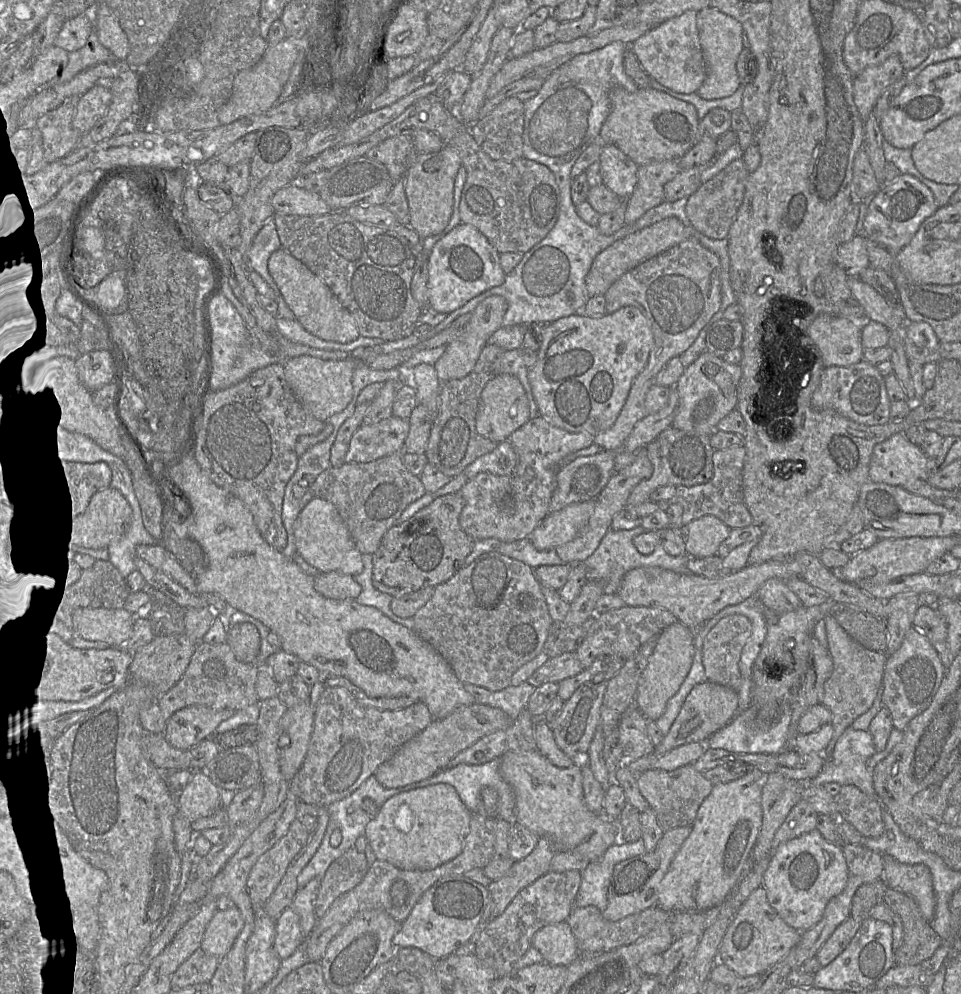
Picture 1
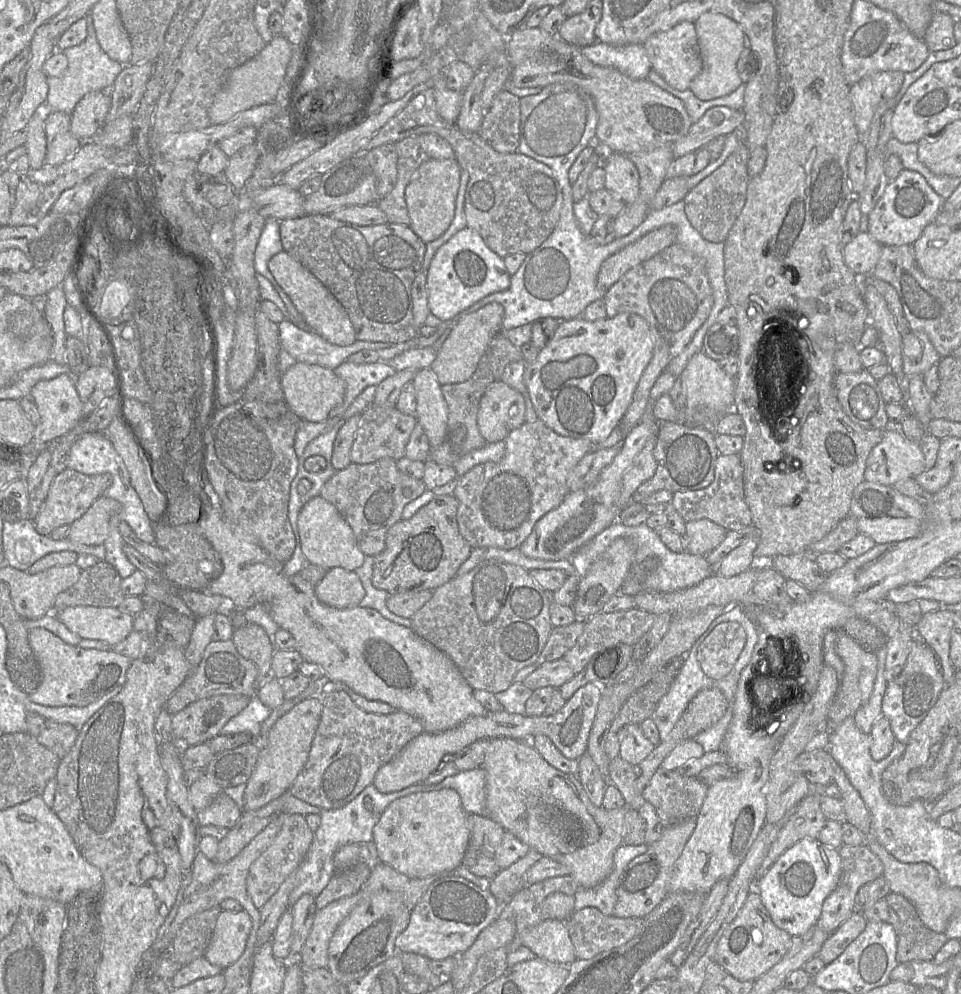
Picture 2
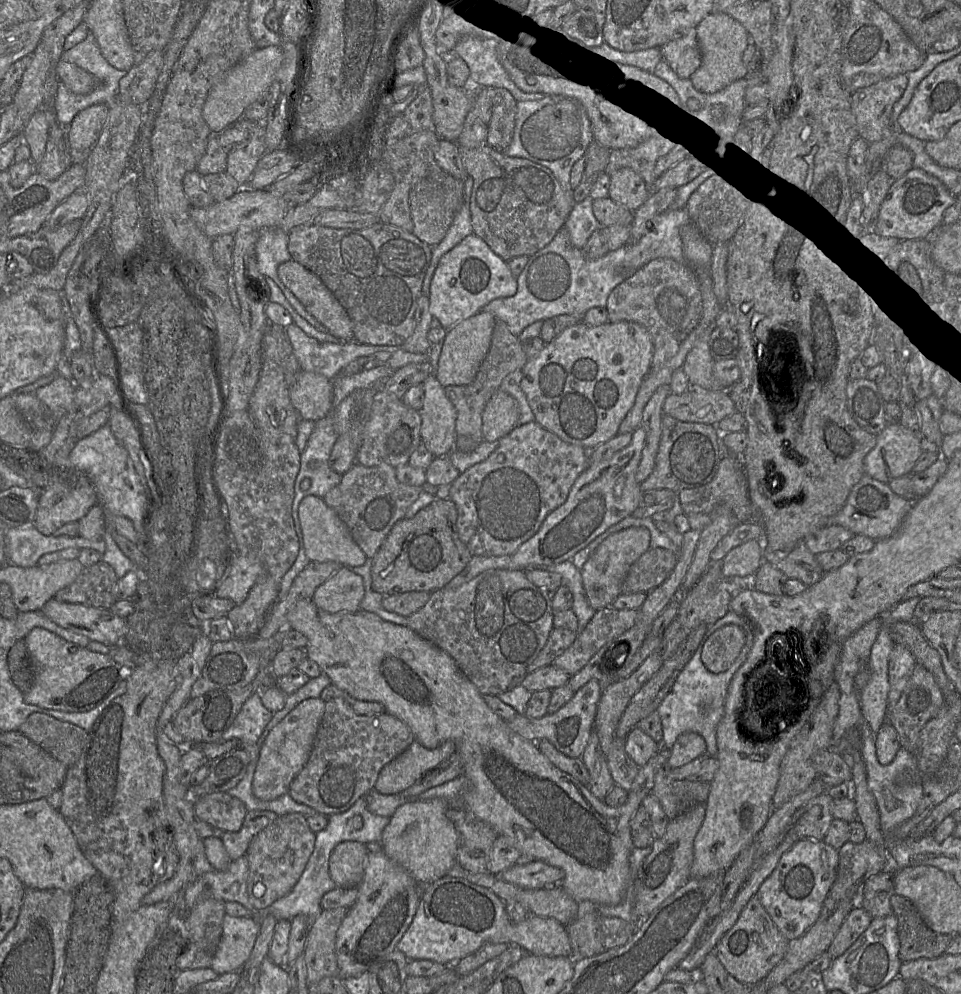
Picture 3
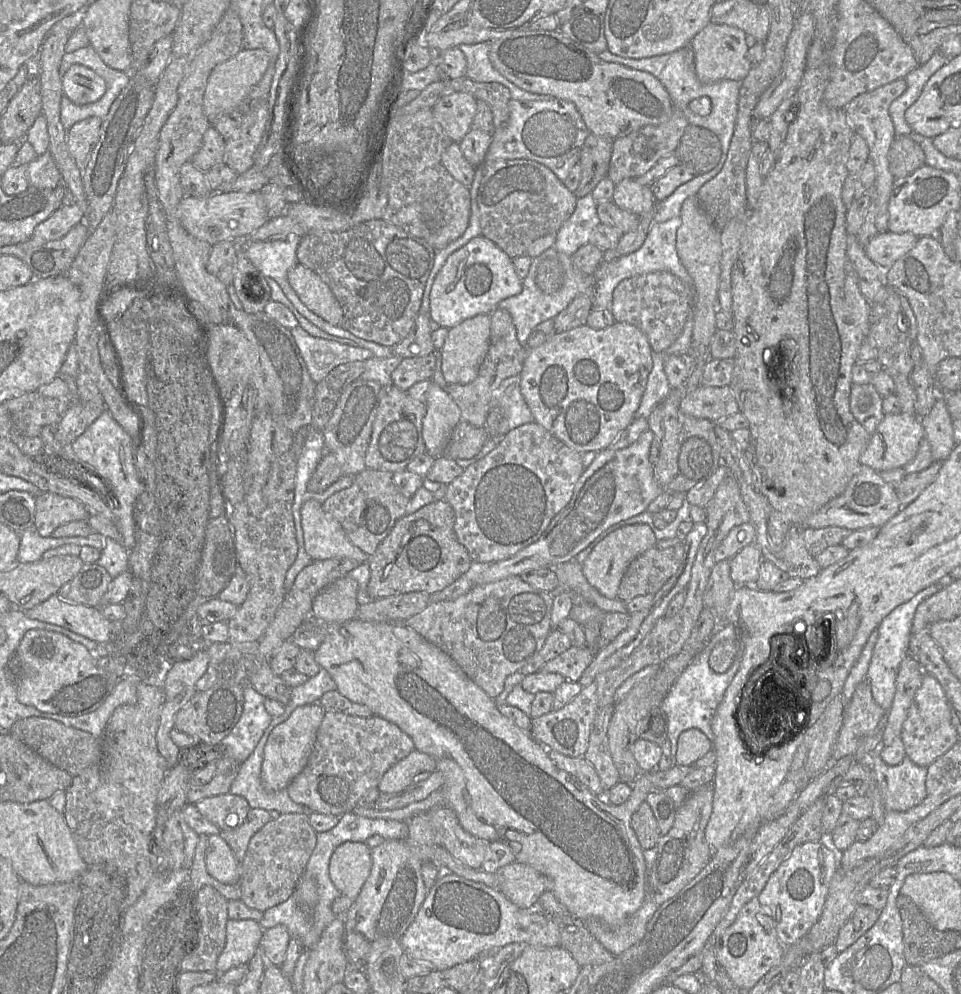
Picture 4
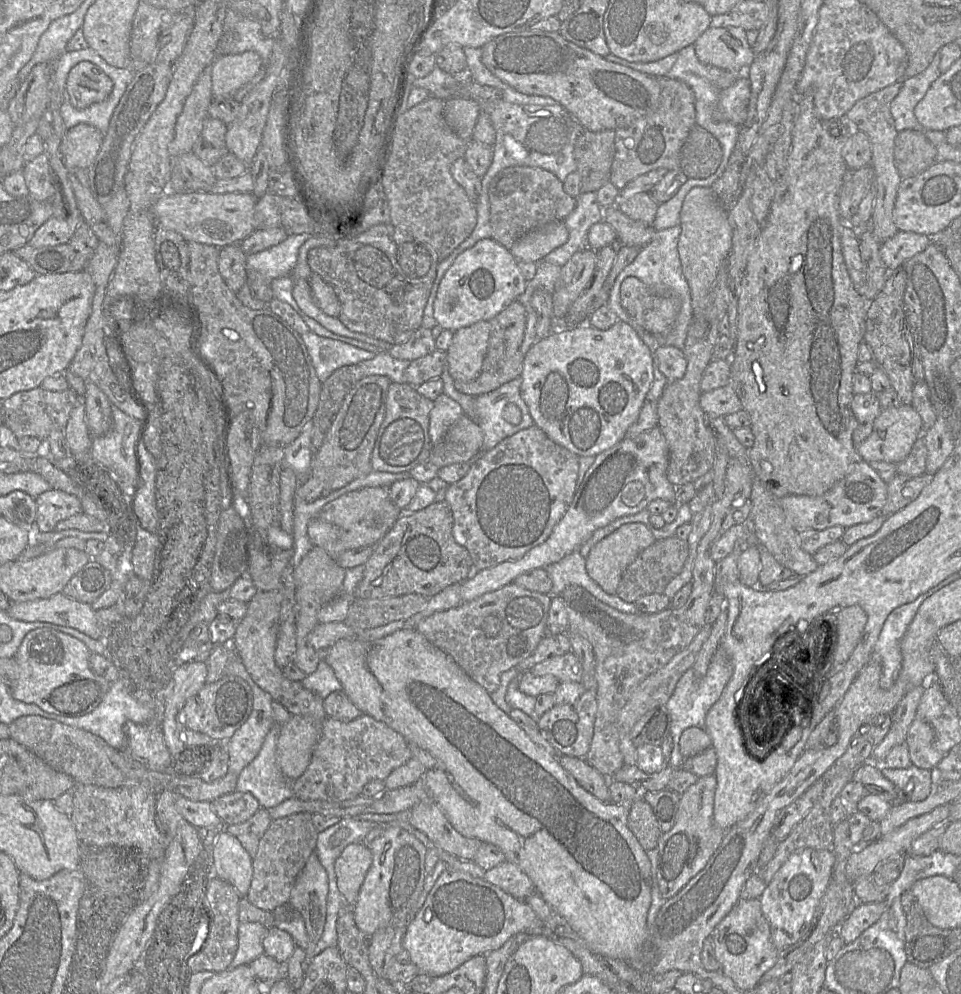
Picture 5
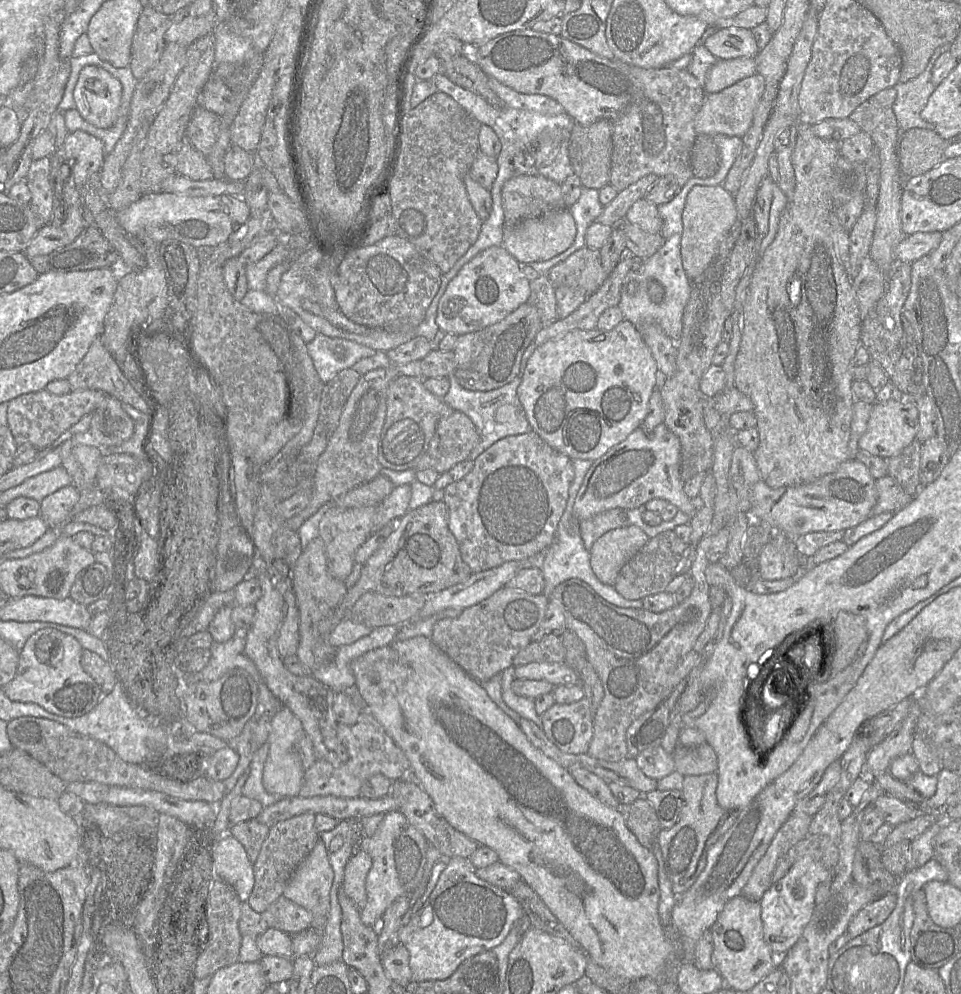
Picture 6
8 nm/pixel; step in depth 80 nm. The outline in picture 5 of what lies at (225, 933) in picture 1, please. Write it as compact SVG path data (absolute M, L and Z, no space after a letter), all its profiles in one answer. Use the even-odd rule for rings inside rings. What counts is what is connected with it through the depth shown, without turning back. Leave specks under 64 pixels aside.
M240 922L238 928L238 949L230 968L250 964L264 954L262 940L267 928L256 922Z

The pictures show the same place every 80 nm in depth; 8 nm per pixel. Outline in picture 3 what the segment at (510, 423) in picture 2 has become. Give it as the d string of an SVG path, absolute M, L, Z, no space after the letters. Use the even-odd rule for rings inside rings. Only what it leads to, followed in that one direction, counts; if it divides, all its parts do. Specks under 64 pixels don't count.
M498 389L486 404L482 414L483 439L499 441L518 425L519 407L517 401Z

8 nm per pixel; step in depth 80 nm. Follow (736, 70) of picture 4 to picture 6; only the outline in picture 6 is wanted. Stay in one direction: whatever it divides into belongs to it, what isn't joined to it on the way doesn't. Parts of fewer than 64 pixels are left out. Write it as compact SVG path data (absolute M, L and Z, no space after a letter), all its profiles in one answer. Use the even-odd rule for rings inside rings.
M741 27L719 28L703 45L717 59L755 57L759 51L751 30Z

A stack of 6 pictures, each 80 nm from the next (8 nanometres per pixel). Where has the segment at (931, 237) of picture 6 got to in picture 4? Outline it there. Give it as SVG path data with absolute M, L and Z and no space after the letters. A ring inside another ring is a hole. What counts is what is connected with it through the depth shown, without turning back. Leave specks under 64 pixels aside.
M878 233L864 247L864 252L873 263L885 270L909 252L917 240L918 237L911 233Z

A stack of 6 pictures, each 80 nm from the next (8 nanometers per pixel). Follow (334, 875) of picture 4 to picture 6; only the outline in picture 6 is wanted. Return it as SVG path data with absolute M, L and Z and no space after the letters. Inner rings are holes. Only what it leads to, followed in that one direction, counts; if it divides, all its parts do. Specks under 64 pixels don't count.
M360 849L349 858L345 868L342 888L345 894L361 910L366 902L366 878L372 867L370 855Z

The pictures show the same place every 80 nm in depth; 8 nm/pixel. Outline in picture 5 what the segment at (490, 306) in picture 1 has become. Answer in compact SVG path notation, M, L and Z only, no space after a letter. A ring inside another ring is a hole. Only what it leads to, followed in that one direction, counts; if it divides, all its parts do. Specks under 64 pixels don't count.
M479 321L453 333L446 351L447 368L453 380L471 382L480 375L488 349L489 334L489 321Z

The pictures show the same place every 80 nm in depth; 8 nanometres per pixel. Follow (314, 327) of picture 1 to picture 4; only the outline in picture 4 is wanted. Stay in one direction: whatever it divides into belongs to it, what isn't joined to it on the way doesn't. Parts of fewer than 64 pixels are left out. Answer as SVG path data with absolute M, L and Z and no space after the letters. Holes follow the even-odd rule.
M298 263L289 270L287 278L310 311L329 324L342 327L341 306L329 286L314 271Z

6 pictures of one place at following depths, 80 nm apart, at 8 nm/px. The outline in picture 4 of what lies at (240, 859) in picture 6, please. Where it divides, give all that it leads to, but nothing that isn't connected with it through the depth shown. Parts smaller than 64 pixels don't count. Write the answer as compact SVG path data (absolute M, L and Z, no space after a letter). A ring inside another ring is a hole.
M220 834L208 837L206 867L213 878L223 884L240 882L240 866L241 862Z

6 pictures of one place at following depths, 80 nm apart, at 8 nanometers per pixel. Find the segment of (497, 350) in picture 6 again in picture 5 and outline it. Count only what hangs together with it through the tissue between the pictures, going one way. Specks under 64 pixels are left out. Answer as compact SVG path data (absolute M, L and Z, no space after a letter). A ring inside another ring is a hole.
M514 301L505 307L499 314L489 320L490 334L488 349L483 360L480 375L471 382L454 380L456 390L463 394L479 396L487 394L501 385L521 376L524 354L522 353L522 342L526 327L526 311L524 306Z

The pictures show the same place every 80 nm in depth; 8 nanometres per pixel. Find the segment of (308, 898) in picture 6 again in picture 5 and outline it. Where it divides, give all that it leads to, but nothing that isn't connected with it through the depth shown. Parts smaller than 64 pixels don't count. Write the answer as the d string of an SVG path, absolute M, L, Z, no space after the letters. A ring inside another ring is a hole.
M317 854L310 855L306 865L297 877L290 893L290 906L303 918L310 939L309 947L315 947L320 940L326 921L327 896L329 891L328 876Z

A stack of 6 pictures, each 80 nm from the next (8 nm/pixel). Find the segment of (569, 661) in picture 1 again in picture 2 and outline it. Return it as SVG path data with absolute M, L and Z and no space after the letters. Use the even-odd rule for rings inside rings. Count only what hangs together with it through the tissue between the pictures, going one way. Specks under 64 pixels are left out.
M560 658L541 664L522 683L532 691L546 686L559 689L574 675L570 665L563 658Z

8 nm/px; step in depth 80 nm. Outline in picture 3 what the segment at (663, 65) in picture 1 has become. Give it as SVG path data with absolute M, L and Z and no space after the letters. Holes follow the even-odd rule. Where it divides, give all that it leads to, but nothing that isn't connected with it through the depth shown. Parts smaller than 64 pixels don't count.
M696 28L679 30L659 49L662 59L682 79L690 79L701 65L702 58L697 43Z

